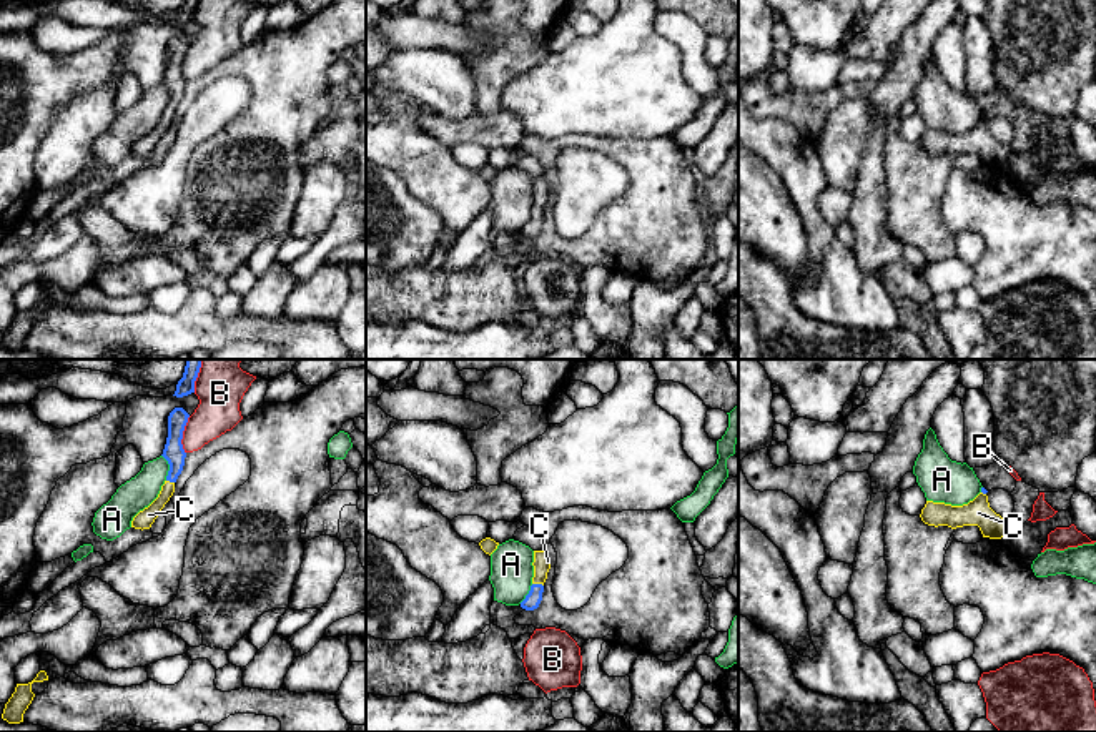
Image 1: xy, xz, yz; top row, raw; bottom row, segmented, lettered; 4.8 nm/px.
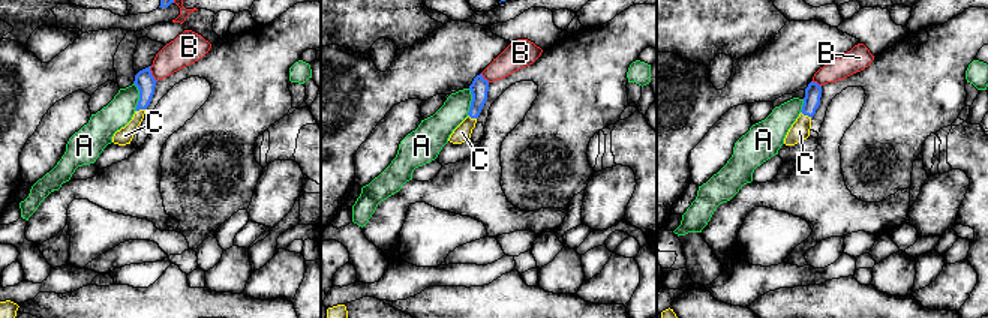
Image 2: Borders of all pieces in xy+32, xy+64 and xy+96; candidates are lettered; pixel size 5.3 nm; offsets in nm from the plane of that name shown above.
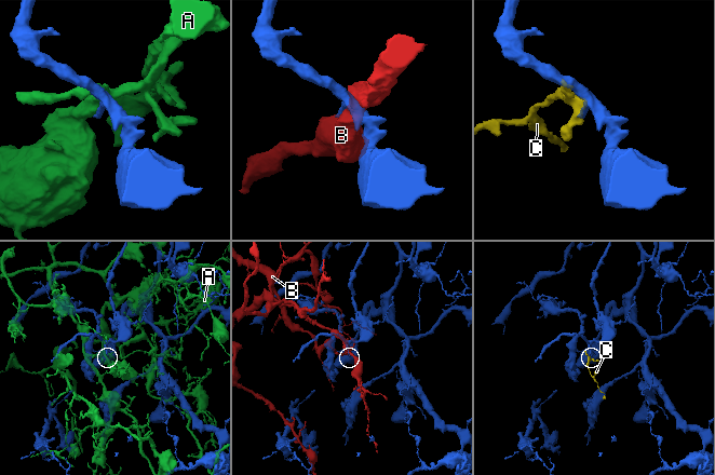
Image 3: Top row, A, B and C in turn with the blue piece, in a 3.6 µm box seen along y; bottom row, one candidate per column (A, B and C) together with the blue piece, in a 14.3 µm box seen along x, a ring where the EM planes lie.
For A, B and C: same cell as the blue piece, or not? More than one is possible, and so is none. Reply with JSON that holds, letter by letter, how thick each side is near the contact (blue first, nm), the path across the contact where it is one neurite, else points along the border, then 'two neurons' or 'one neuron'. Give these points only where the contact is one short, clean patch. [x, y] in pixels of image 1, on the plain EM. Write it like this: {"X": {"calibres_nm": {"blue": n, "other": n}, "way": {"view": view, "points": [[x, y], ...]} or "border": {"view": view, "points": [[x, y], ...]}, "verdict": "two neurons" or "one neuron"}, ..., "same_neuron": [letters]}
{"A": {"calibres_nm": {"blue": 100, "other": 160}, "verdict": "two neurons"}, "B": {"calibres_nm": {"blue": 100, "other": 200}, "verdict": "two neurons"}, "C": {"calibres_nm": {"blue": 80, "other": 80}, "way": {"view": "xz", "points": [[533, 227], [538, 212], [541, 190]]}, "verdict": "one neuron"}, "same_neuron": ["C"]}

